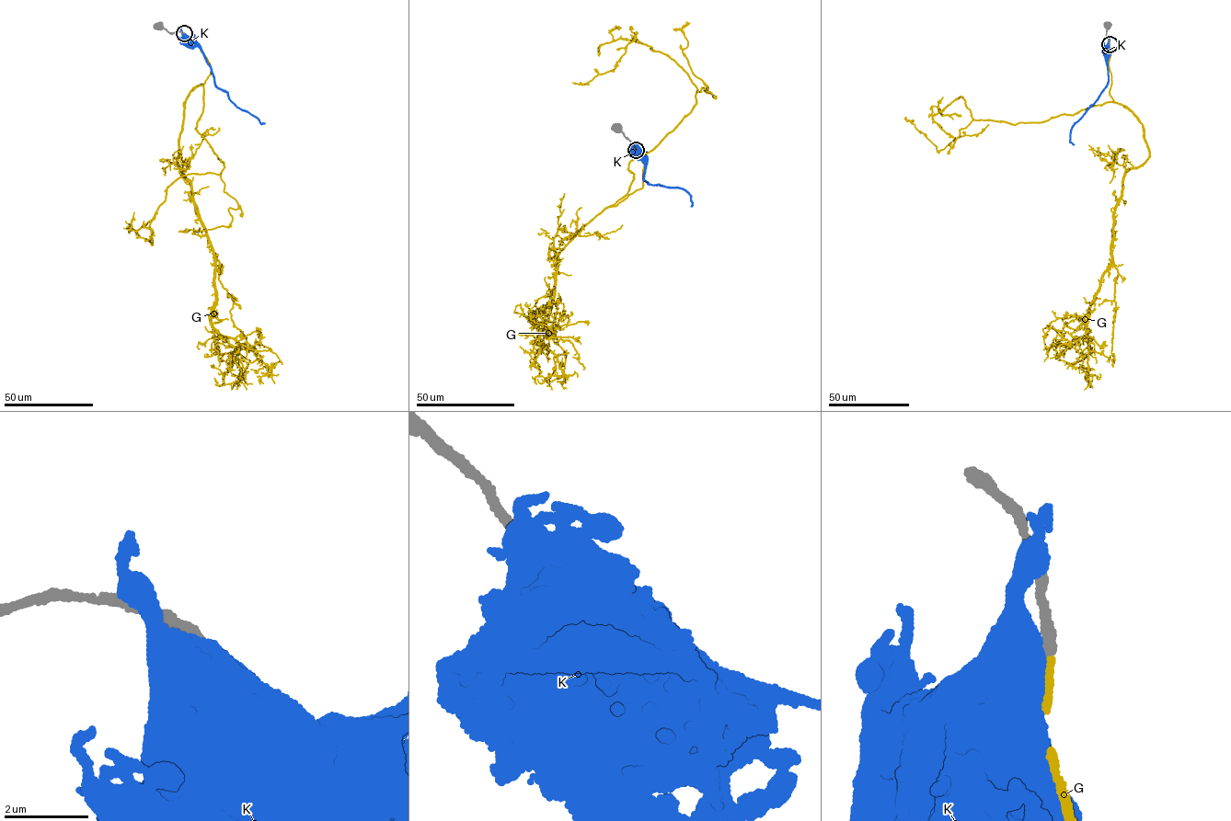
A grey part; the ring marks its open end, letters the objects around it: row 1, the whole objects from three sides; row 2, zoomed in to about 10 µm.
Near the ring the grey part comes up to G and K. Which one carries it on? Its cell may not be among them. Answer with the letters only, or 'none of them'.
G

